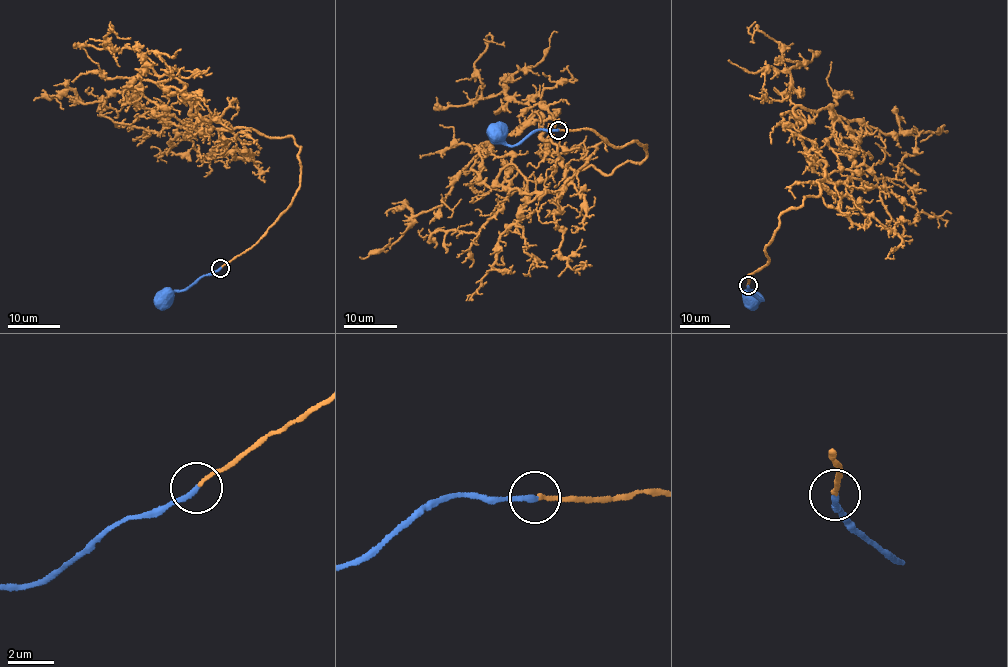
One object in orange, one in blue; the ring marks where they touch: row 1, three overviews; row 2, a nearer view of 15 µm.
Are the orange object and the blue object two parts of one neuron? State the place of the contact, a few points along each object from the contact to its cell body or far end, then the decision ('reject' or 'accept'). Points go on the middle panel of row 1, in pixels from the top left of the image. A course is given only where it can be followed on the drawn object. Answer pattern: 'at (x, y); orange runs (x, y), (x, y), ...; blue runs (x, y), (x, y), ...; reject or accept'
at (558, 130); orange runs (558, 130), (636, 140), (646, 157), (525, 193), (485, 185), (473, 160), (440, 205), (359, 256); blue runs (558, 130), (532, 130), (515, 145), (508, 145), (497, 134); accept

